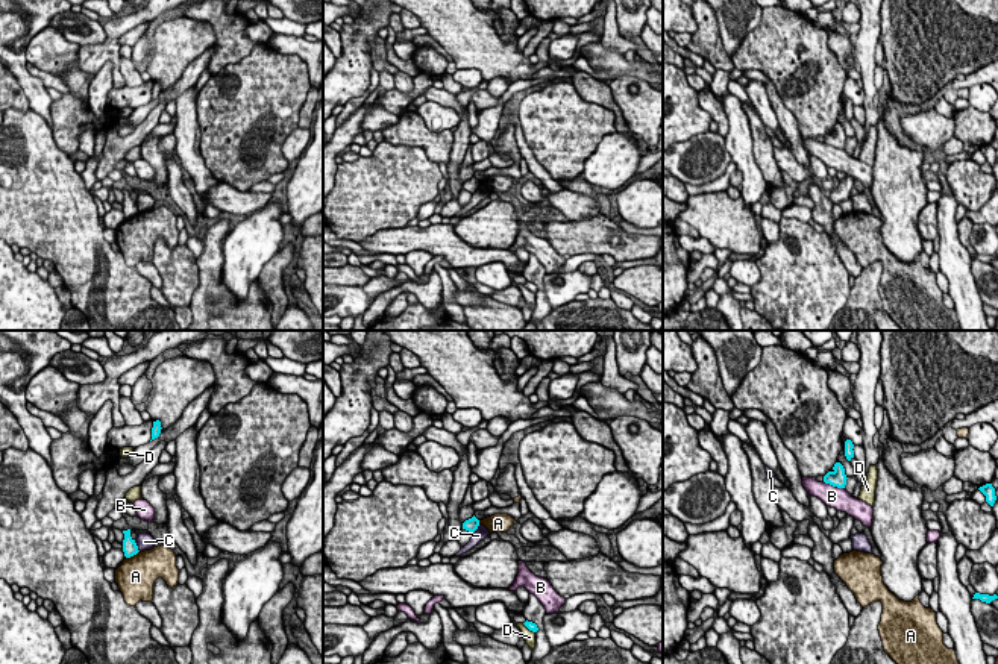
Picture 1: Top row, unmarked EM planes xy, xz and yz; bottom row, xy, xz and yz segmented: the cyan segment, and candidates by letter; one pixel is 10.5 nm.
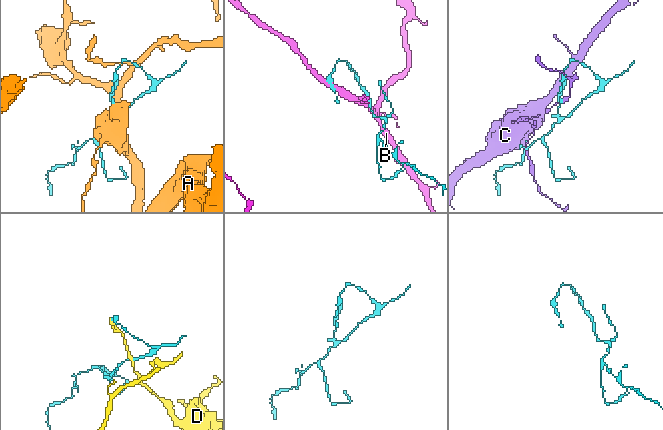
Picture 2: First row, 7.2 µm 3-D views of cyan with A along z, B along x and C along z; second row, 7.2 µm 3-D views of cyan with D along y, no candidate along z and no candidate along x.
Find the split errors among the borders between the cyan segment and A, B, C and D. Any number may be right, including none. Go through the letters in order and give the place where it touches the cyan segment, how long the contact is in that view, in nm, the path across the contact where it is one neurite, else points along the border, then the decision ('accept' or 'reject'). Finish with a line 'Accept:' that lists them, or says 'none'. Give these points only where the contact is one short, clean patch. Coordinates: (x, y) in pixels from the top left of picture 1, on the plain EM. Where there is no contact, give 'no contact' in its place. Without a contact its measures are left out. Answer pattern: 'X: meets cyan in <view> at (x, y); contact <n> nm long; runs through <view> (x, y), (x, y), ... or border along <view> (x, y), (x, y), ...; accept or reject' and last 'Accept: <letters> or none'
A: meets cyan in xy at (132, 216); contact 170 nm long; border along xy (138, 211), (126, 219); reject
B: meets cyan in yz at (834, 146); contact 240 nm long; border along yz (824, 141), (844, 149); reject
C: meets cyan in xy at (137, 206); contact 140 nm long; border along xy (134, 200), (140, 211); reject
D: meets cyan in xz at (528, 288); contact 180 nm long; reject
Accept: none

